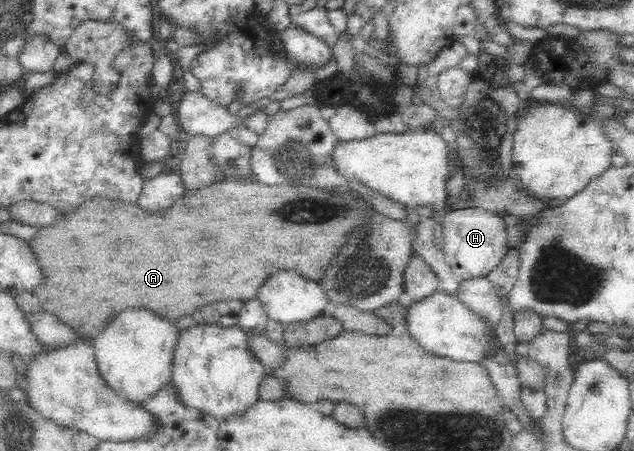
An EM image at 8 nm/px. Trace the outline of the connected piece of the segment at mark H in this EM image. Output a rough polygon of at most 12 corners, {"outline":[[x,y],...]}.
{"outline":[[478,208],[442,216],[459,284],[487,277],[508,246],[503,218]]}

